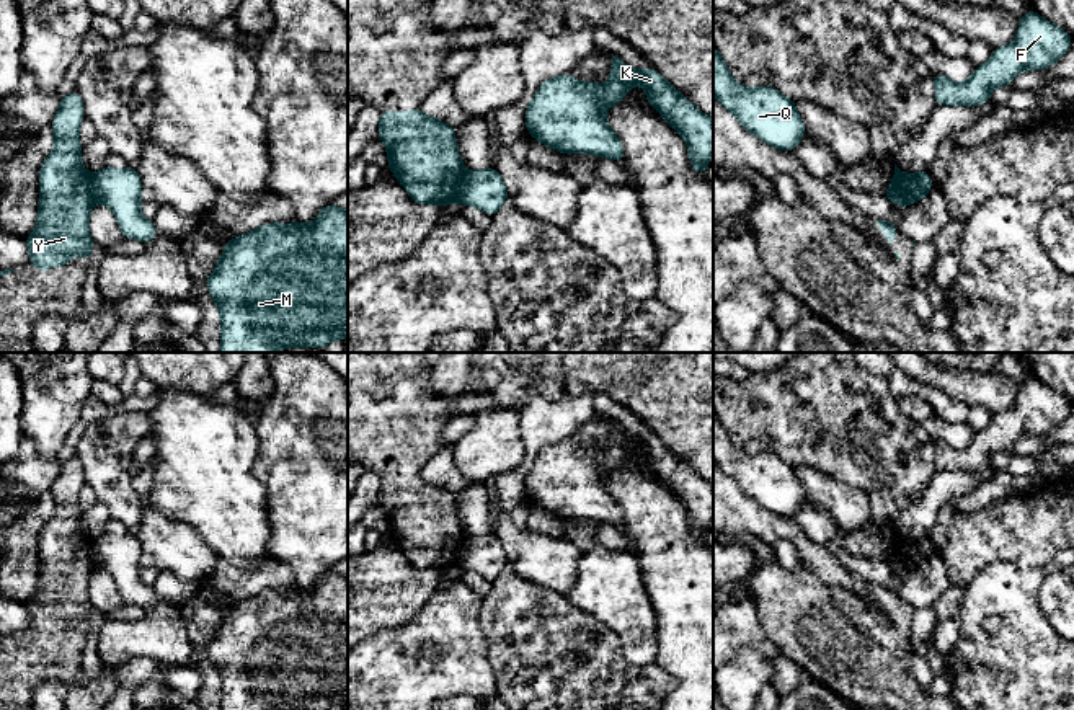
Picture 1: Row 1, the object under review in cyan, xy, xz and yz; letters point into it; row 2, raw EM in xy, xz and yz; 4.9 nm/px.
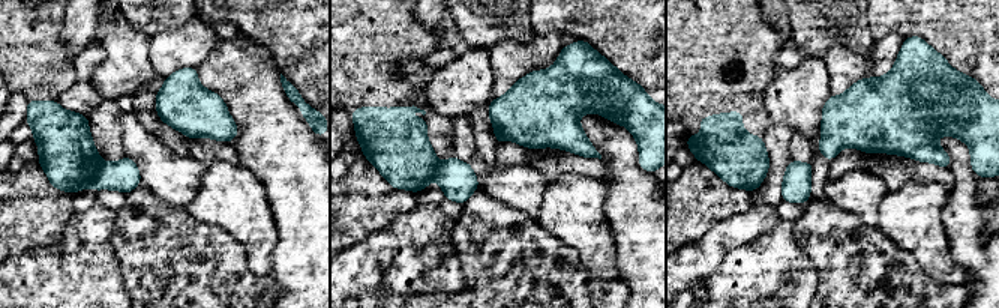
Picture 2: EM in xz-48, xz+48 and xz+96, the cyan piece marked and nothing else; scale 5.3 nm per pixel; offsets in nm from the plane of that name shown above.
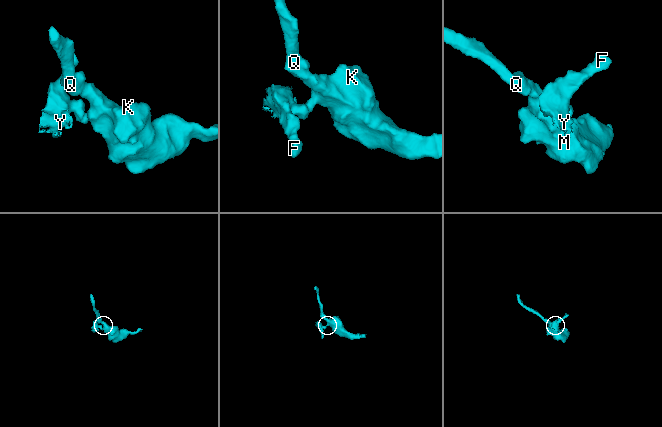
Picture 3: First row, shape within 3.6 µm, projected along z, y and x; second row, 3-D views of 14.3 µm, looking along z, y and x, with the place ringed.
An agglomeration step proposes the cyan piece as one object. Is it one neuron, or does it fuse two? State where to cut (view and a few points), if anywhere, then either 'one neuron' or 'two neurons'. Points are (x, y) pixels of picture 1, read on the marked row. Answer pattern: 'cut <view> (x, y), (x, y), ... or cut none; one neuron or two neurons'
cut xz (465, 172), (456, 199); two neurons

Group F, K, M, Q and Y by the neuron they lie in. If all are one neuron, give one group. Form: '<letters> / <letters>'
F Y / K M Q

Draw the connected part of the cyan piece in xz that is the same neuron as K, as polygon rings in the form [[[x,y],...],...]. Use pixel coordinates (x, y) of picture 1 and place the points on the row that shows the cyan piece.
[[[614,54],[606,85],[592,80],[581,83],[571,73],[544,82],[524,114],[529,134],[563,155],[581,152],[620,163],[624,147],[607,124],[606,111],[619,104],[633,85],[645,87],[648,103],[686,140],[692,170],[705,175],[713,153],[713,119],[653,67],[638,72]]]

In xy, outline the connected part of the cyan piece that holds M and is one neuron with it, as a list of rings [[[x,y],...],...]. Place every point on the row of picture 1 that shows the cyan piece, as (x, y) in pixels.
[[[331,202],[312,224],[273,222],[227,240],[206,287],[220,313],[219,353],[277,353],[295,346],[323,349],[333,339],[344,341],[348,338],[348,212]]]

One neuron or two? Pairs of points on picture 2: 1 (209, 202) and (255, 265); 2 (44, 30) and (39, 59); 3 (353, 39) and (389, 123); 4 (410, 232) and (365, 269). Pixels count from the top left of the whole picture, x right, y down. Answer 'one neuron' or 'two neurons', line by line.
1: one neuron
2: one neuron
3: one neuron
4: one neuron

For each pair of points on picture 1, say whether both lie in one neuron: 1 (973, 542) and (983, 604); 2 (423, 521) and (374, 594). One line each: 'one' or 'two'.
1: two
2: two

